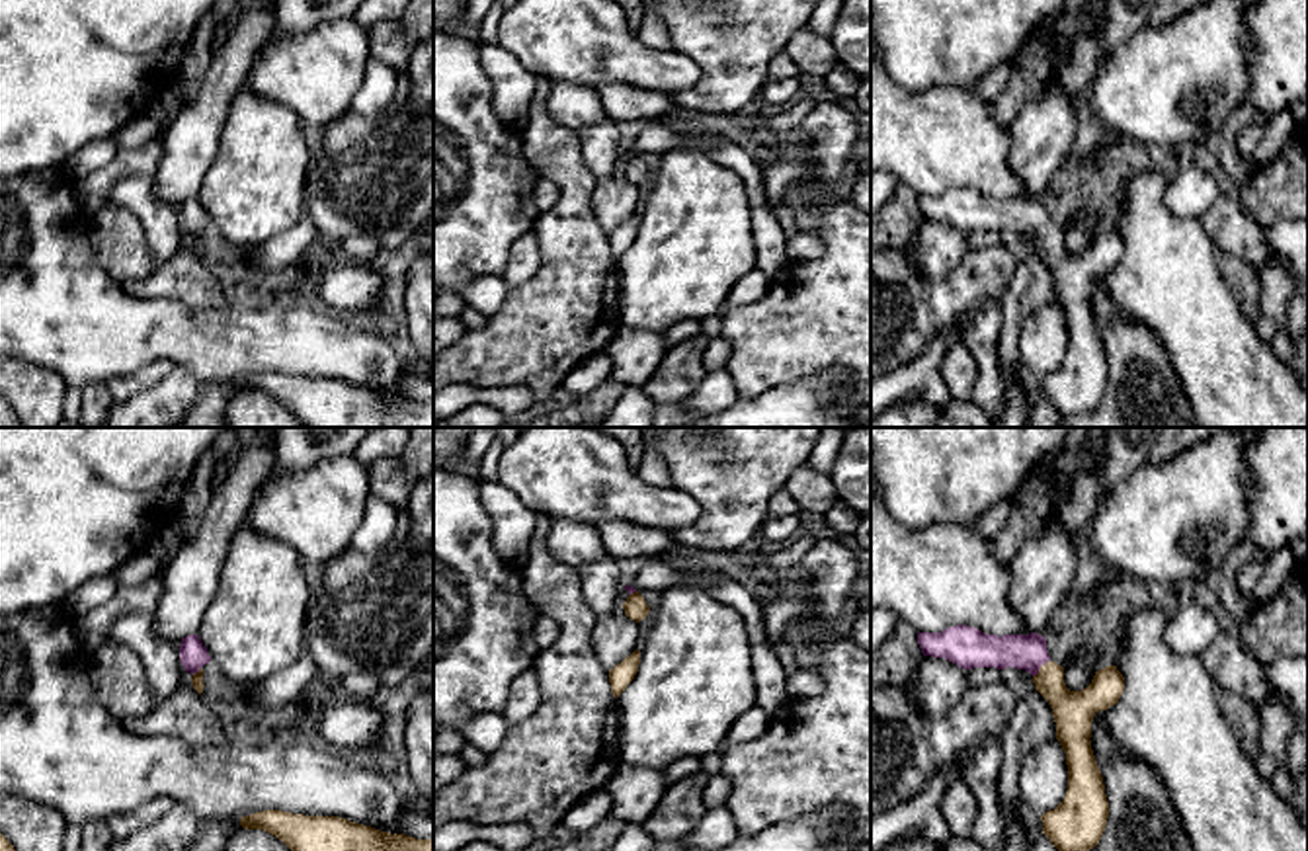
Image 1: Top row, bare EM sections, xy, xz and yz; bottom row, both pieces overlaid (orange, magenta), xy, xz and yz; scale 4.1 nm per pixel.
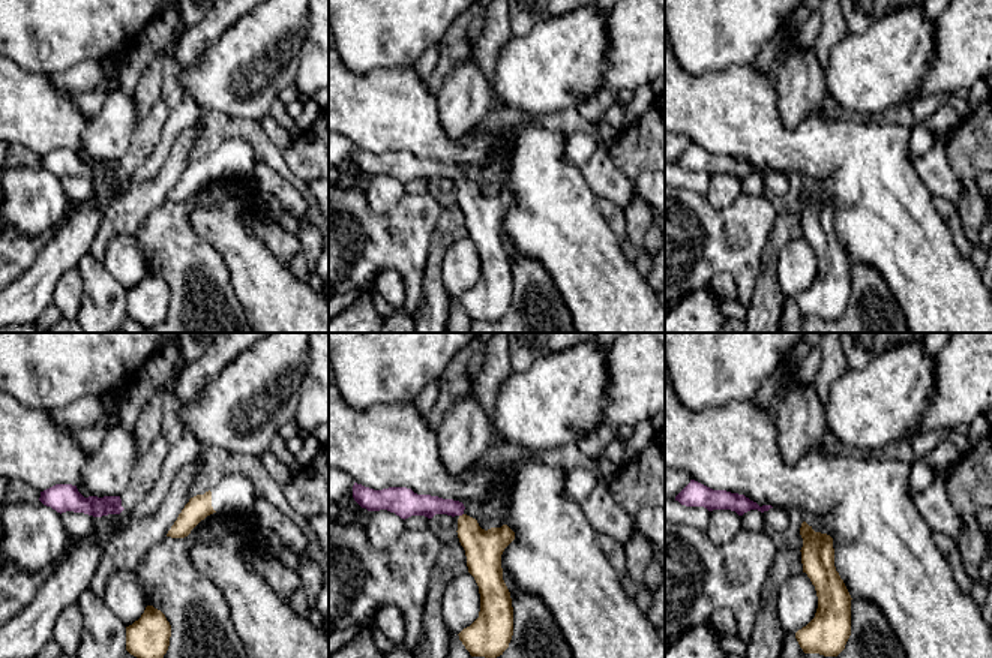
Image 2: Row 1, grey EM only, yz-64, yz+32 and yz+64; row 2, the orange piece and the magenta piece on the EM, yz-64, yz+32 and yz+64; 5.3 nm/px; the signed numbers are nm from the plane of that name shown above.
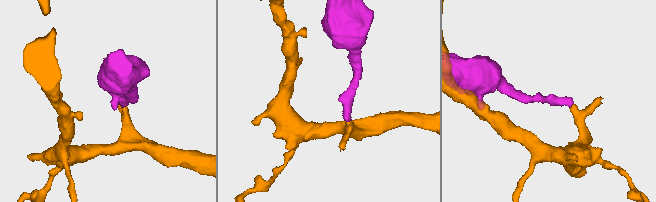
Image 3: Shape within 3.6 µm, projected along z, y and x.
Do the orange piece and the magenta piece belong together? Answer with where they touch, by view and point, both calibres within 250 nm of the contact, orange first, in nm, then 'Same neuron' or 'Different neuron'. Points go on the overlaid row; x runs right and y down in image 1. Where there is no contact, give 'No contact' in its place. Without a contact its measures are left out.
Touches orange at yz (1041, 668). Thickness 170 nm (orange) against 150 nm. Same neuron

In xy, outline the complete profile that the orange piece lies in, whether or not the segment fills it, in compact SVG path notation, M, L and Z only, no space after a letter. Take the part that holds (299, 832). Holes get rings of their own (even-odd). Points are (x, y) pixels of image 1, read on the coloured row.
M264 810L240 818L244 830L264 830L291 851L433 851L433 839L388 833L338 816Z

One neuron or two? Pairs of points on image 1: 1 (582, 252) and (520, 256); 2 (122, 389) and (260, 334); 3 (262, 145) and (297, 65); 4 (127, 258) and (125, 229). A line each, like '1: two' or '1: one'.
1: two
2: two
3: two
4: one

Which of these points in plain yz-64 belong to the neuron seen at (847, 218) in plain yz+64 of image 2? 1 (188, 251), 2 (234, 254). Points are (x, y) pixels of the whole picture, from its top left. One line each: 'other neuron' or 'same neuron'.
1: other neuron
2: same neuron

